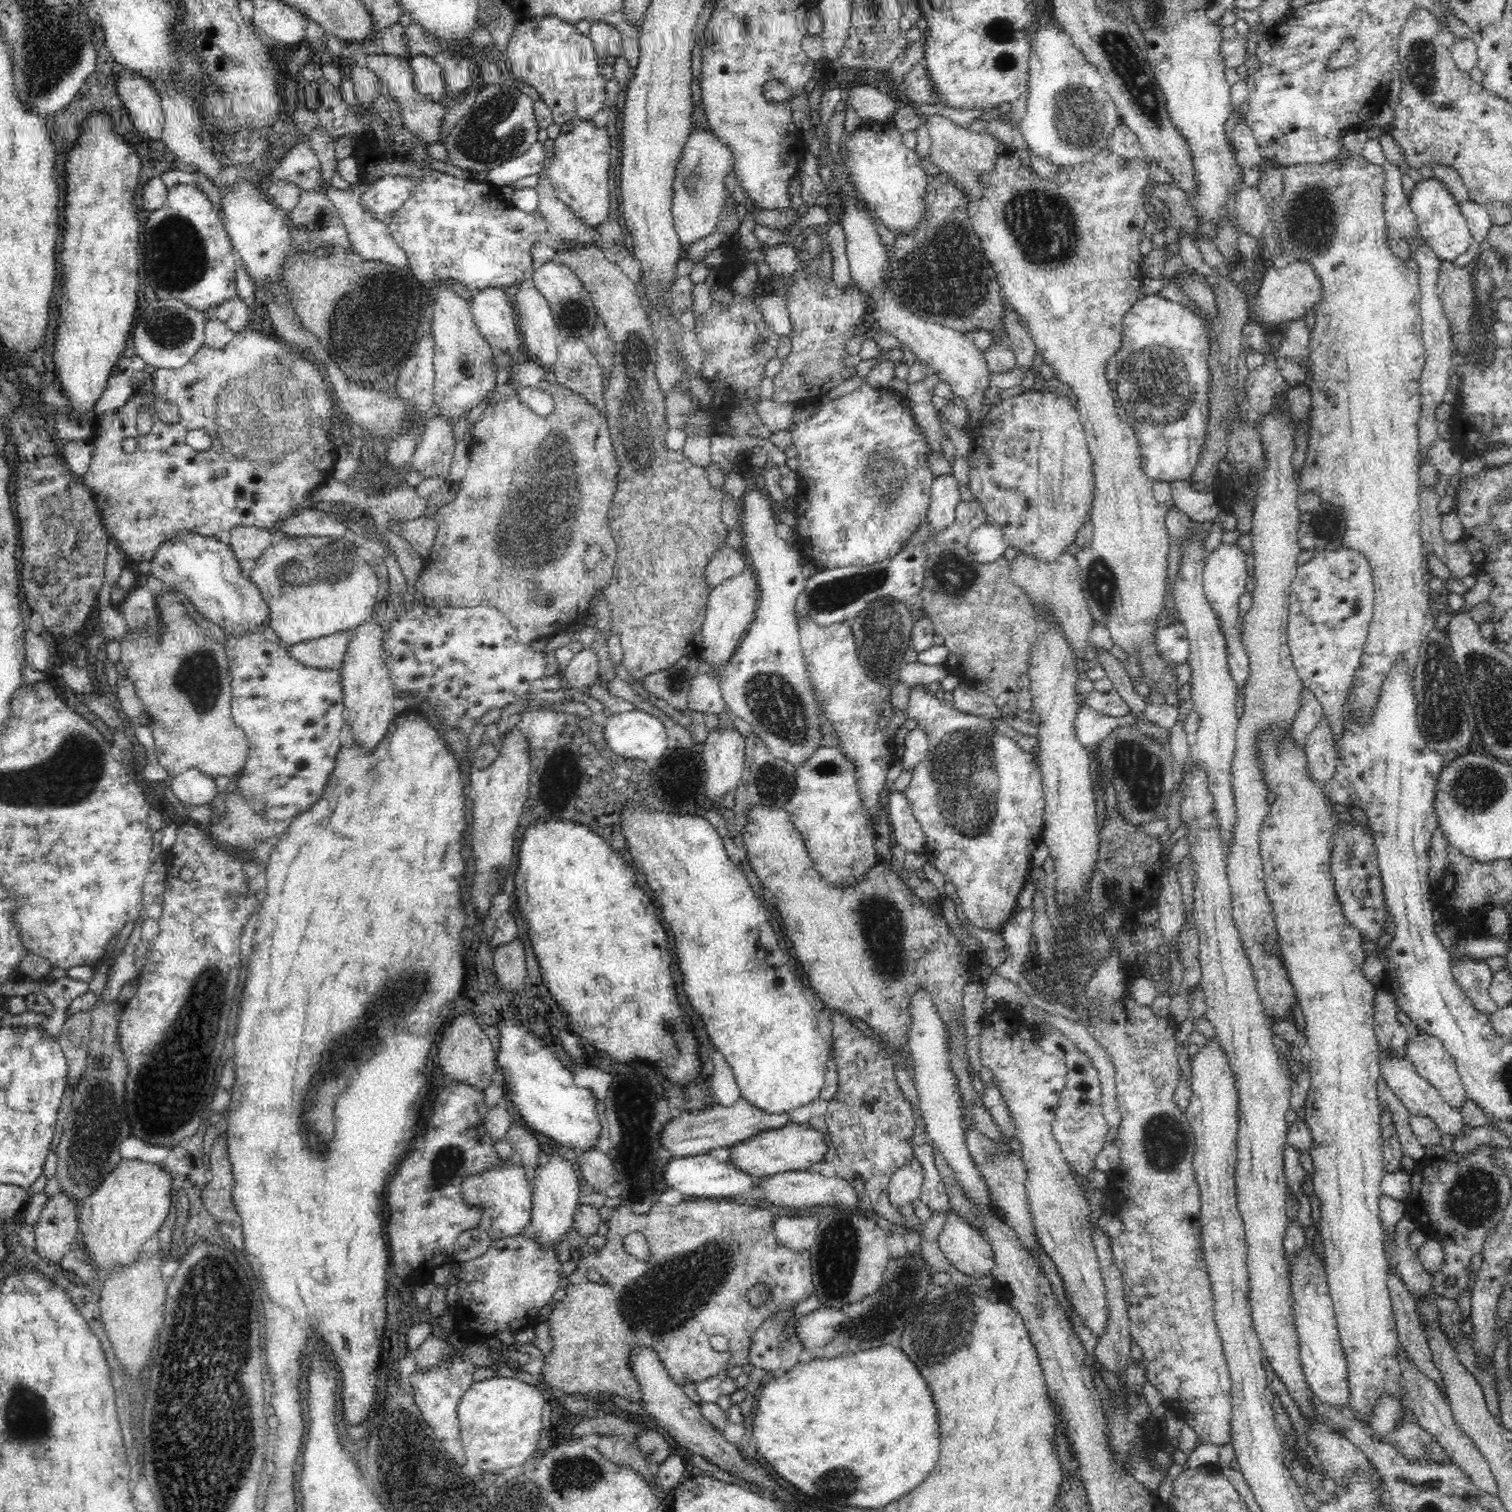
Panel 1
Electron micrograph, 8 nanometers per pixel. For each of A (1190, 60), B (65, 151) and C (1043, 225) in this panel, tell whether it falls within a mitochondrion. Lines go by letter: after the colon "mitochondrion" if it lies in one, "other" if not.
A: other
B: other
C: mitochondrion

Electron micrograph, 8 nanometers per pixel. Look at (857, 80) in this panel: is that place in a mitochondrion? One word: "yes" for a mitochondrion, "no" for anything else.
no

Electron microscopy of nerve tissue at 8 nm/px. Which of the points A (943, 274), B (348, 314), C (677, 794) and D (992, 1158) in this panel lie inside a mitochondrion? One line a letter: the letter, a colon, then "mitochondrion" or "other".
A: mitochondrion
B: mitochondrion
C: other
D: mitochondrion

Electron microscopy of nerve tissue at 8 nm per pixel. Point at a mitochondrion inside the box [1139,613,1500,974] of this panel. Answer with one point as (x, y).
(1443, 724)

